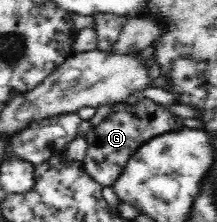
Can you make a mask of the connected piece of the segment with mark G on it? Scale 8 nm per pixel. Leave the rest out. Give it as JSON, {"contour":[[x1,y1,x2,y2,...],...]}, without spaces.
{"contour":[[140,96,140,101,129,103,123,101,109,107,108,114,97,127,92,127,86,134,88,144,84,171,86,171,98,184,113,186,121,172,127,166,127,160,146,140,163,133,183,128,183,119,175,115,169,107,159,104,150,98]]}

